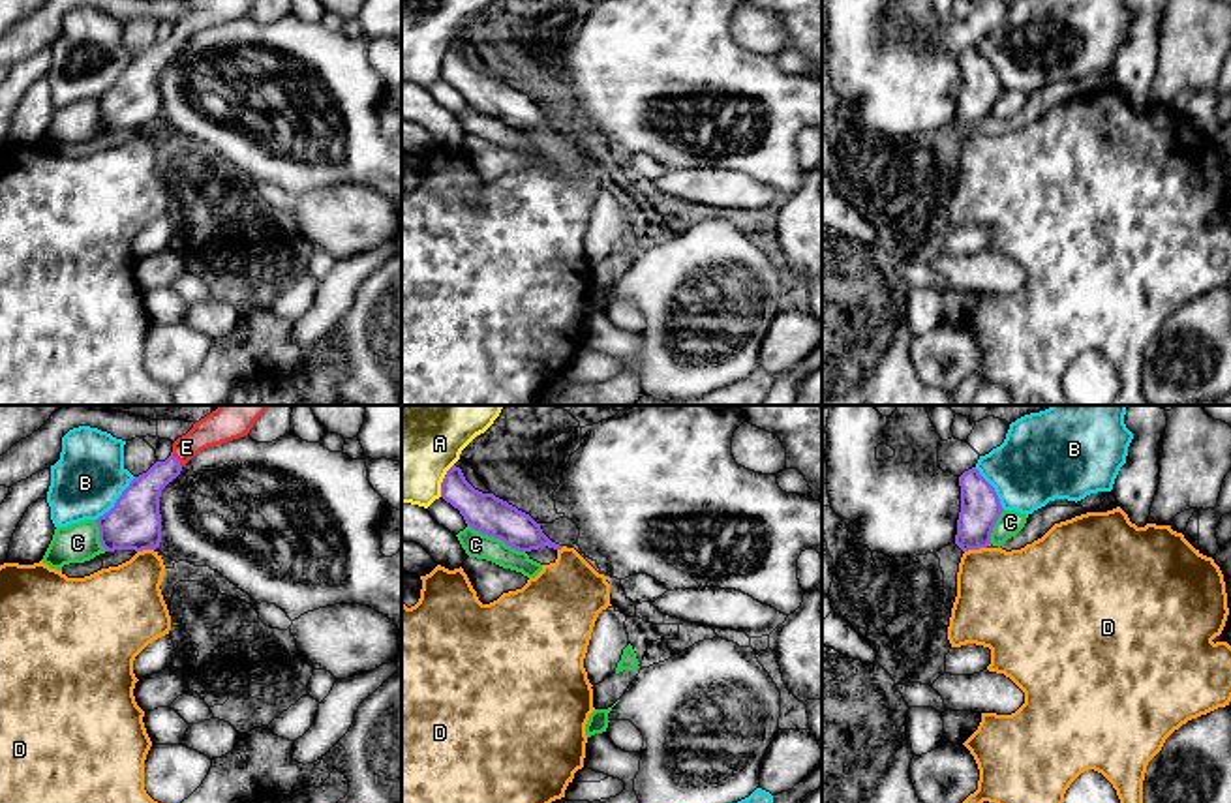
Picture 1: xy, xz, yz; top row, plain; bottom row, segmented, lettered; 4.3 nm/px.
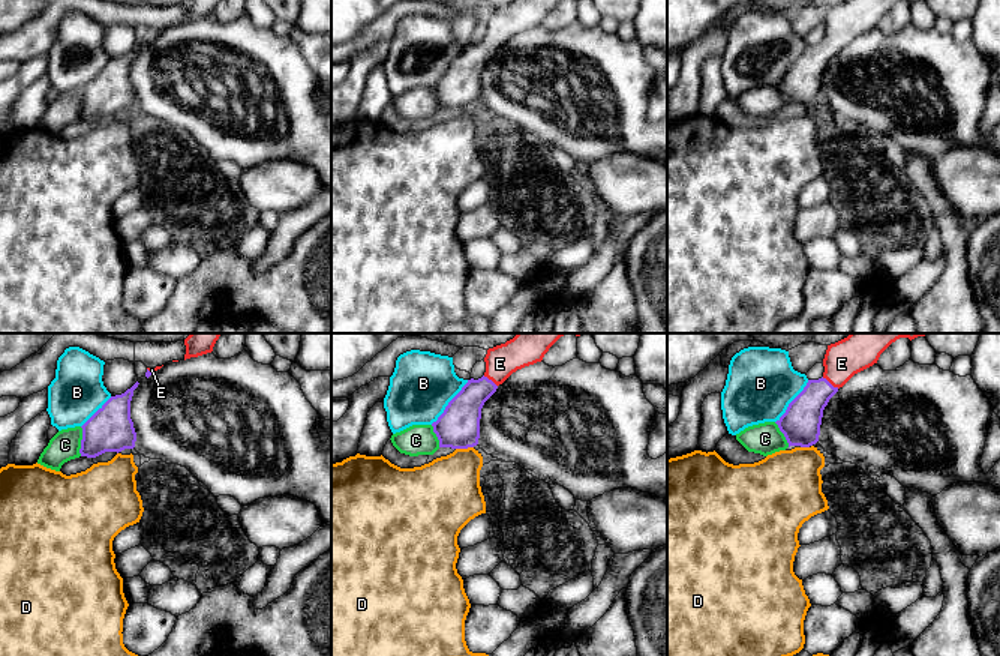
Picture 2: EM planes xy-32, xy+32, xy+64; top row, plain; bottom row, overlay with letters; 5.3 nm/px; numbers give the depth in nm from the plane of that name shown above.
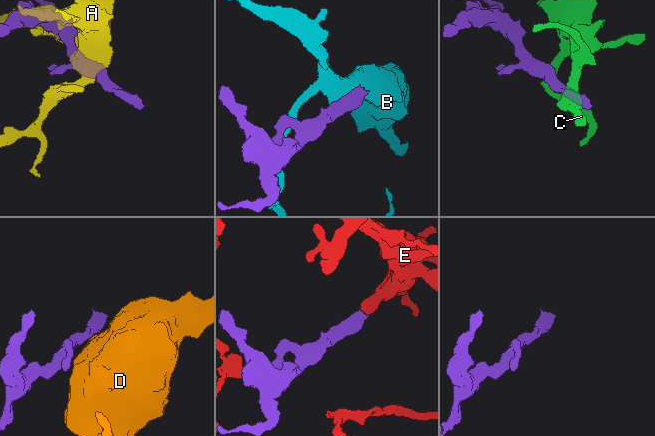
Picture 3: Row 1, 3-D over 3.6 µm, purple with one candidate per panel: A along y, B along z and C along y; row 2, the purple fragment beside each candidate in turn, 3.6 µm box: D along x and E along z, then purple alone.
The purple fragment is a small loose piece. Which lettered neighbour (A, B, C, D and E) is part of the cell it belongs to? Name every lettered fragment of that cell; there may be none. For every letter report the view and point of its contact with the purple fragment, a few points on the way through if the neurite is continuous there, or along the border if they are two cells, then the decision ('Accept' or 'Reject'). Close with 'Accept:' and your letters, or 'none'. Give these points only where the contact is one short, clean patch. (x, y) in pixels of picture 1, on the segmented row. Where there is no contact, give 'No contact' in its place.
A: Touches purple at xz (443, 481). Reject
B: Touches purple at xy (117, 499). Reject
C: Touches purple at xz (496, 537). Reject
D: Touches purple at yz (974, 548). Boundary: yz (986, 546), (965, 552). Reject
E: Touches purple at xy (177, 460). Path across: xy (139, 503), (141, 496), (177, 460), (203, 434), (222, 424). Accept
Accept: E

